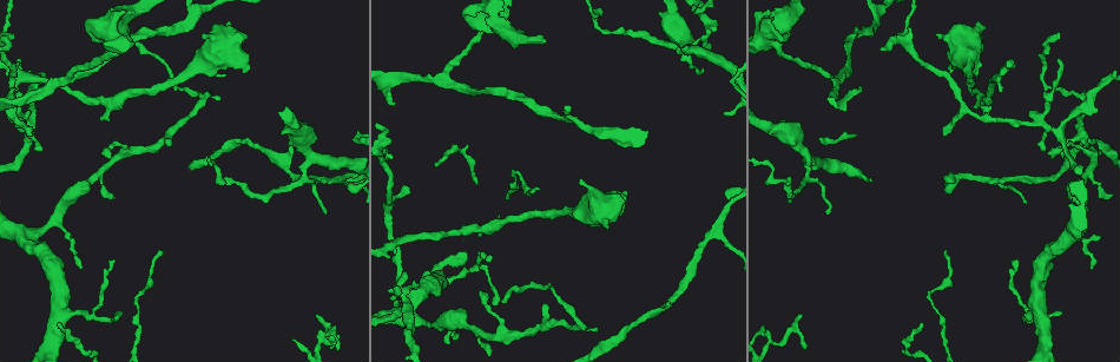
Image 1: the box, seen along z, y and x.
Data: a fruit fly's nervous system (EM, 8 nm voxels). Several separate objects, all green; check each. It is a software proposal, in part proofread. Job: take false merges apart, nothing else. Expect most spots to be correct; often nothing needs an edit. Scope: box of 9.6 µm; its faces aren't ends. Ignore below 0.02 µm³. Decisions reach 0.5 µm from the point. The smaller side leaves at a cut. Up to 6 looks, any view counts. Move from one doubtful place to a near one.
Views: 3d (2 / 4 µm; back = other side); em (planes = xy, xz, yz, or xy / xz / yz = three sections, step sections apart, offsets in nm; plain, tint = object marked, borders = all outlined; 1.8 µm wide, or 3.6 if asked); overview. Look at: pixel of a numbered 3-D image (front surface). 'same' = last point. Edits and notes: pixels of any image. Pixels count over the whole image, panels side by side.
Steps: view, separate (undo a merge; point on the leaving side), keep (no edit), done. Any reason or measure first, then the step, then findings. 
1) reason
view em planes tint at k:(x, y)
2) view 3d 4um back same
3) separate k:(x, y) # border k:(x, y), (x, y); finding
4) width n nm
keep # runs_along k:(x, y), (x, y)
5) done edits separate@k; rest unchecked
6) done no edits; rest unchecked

a fork
view em planes plain at 1:(404, 303)

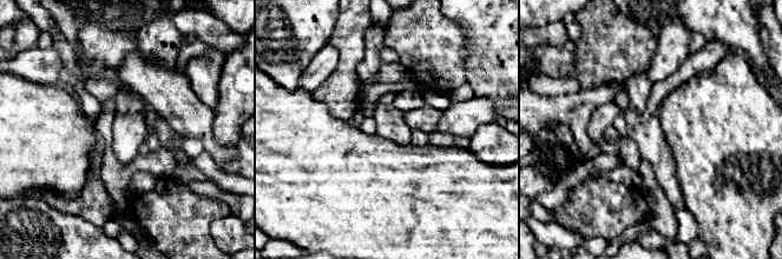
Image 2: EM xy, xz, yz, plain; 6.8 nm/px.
view em planes tint same

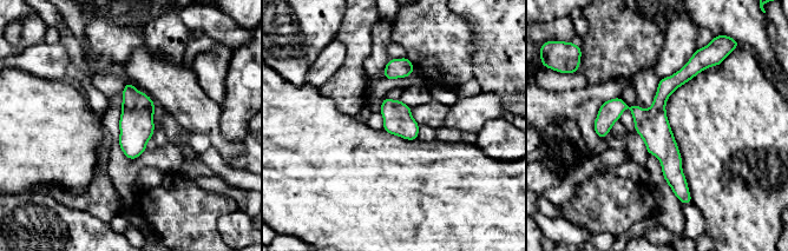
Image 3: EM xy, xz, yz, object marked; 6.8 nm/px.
keep # one cell here

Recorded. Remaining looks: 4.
sudden change in width
view em planes tint at 1:(308, 158)

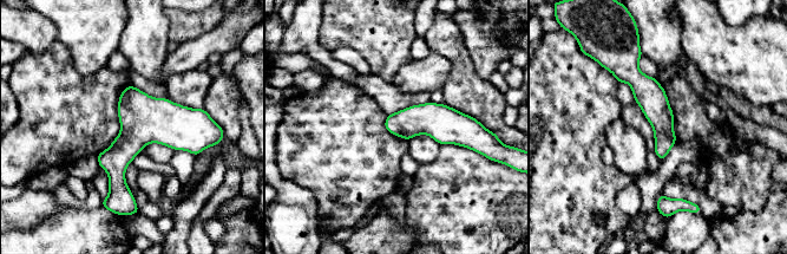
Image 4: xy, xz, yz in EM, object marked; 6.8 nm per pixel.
width 190 nm
keep # all the same cell

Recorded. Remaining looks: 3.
sharp bend
view em planes tint at 1:(1028, 317)

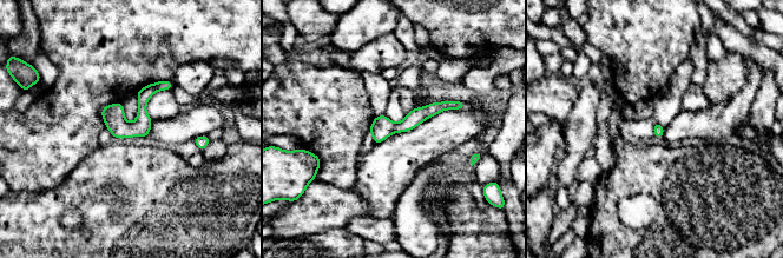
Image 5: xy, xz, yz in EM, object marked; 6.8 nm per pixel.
width 80 nm
keep # runs_along 5:(460, 105), (373, 131); continuous, no second cell

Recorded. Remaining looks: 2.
done no edits; rest unchecked

